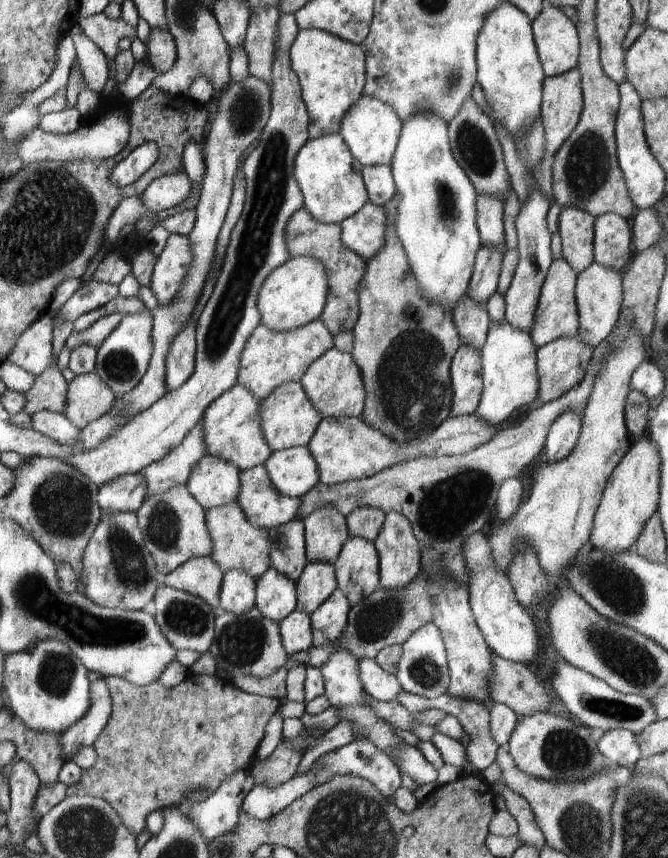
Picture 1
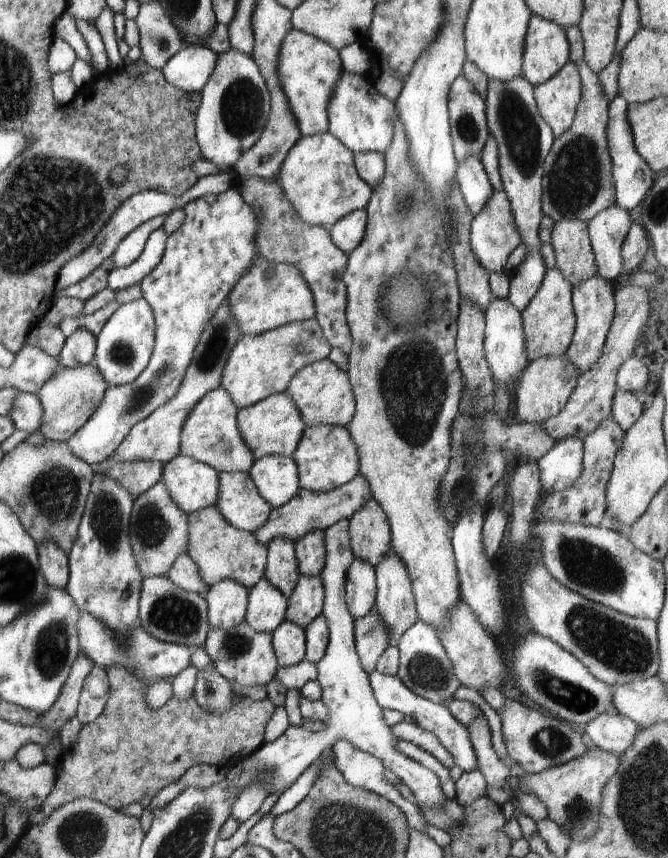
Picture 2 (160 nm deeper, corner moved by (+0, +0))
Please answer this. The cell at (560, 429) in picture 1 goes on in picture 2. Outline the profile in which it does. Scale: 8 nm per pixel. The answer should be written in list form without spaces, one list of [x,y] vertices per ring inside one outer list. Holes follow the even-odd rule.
[[[568,436],[556,440],[552,450],[536,461],[544,494],[570,488],[580,476],[583,458],[583,440]]]

